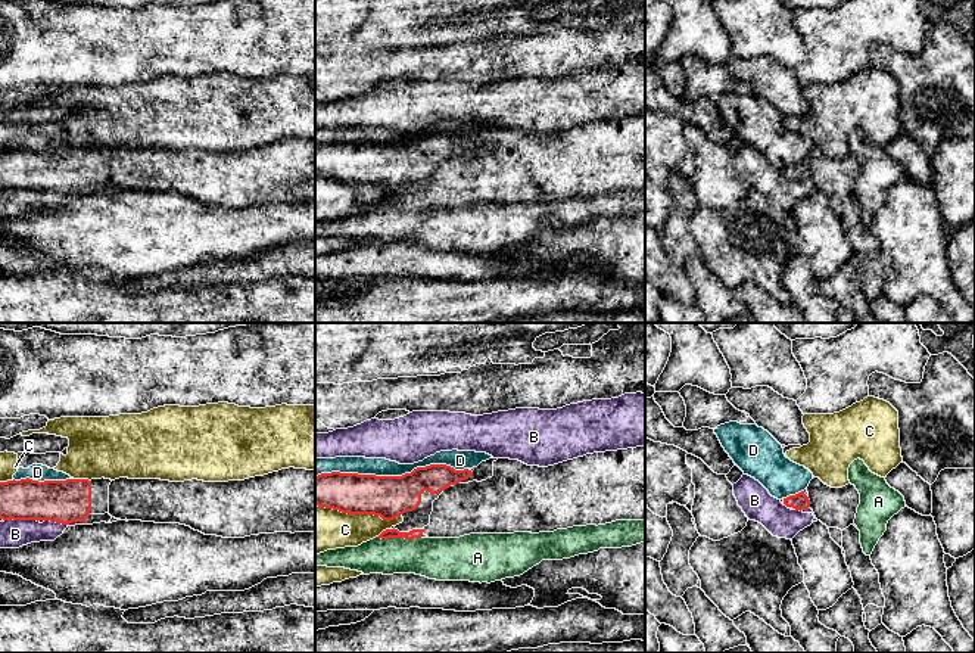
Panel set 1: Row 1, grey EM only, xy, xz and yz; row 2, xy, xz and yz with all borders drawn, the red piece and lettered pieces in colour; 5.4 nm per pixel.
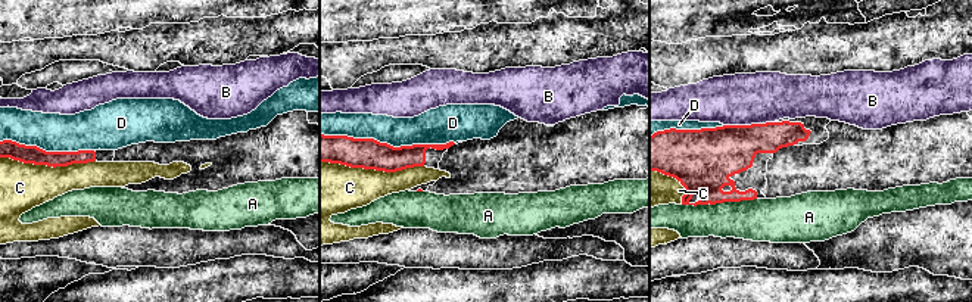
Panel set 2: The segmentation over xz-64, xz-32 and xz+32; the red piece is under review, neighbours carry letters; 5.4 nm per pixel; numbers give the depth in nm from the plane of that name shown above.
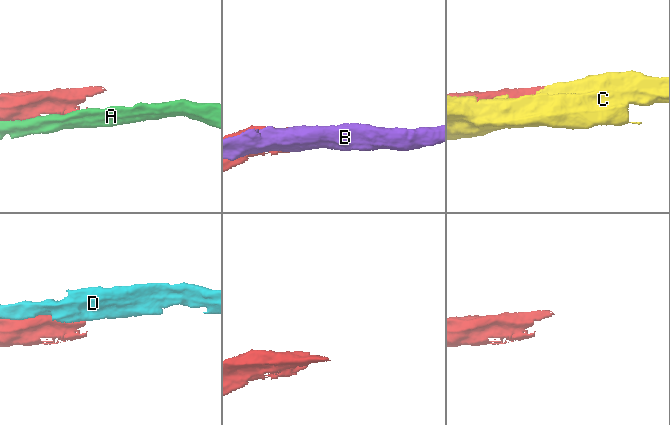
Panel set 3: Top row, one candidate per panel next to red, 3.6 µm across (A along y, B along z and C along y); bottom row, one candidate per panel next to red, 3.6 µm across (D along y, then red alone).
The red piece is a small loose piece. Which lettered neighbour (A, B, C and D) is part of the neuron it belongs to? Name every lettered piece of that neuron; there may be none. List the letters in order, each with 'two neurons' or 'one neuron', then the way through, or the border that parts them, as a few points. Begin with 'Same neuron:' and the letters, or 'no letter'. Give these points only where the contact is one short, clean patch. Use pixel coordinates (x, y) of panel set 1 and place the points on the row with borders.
Same neuron: no letter
A: two neurons
B: two neurons
C: two neurons
D: two neurons

